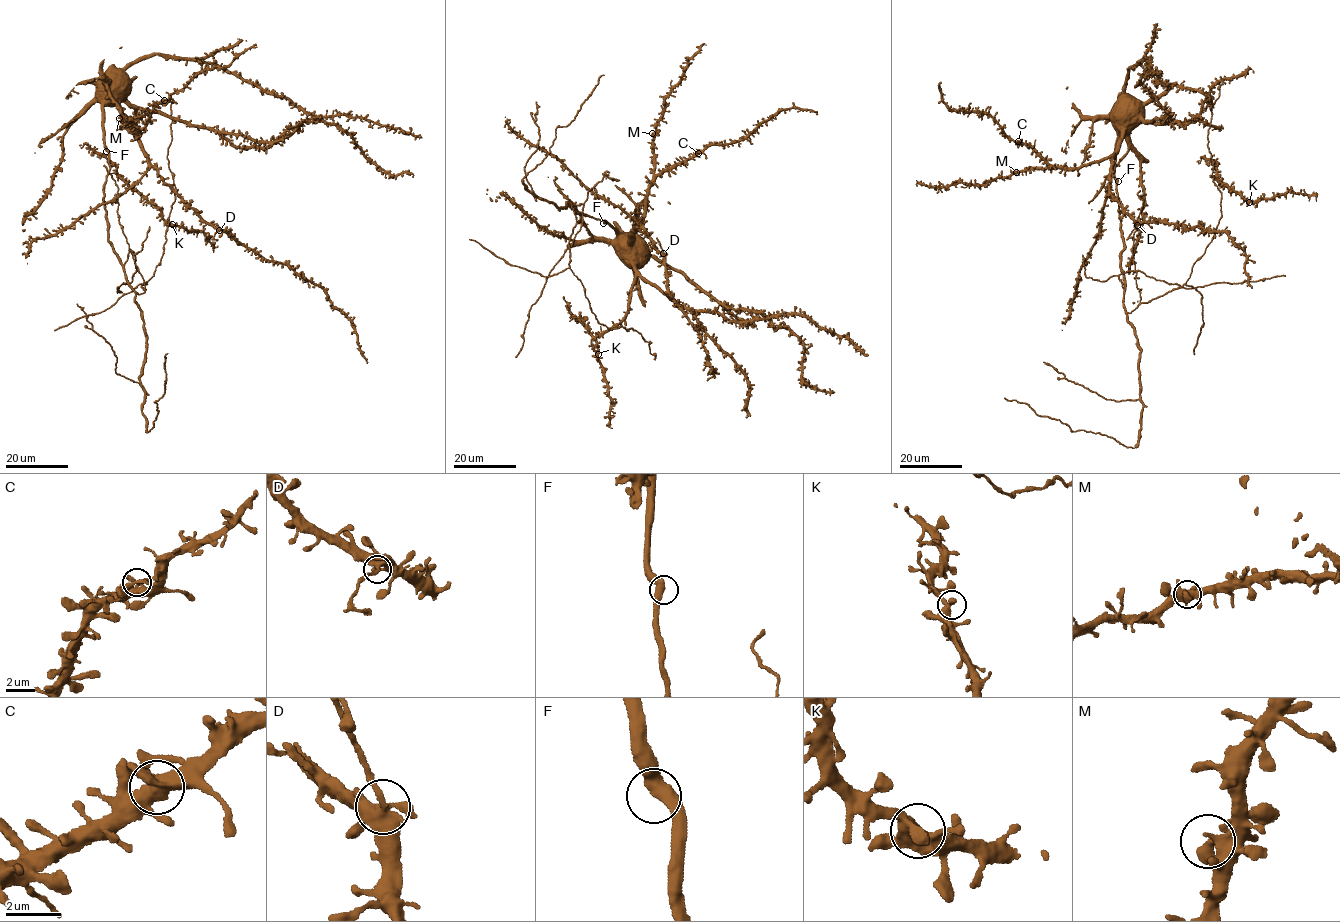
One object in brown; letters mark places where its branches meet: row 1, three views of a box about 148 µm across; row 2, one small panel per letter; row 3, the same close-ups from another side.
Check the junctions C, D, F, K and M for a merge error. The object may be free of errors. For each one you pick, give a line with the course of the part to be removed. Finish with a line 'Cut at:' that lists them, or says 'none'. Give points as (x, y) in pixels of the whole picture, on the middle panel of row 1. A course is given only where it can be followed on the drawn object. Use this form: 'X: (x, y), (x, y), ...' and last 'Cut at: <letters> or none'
Cut at: D

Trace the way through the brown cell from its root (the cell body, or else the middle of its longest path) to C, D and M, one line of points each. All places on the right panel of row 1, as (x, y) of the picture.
C: (1116, 179), (1114, 144), (1121, 131), (1117, 150), (1097, 162), (1079, 167), (1051, 165), (1018, 141)
D: (1116, 179), (1114, 144), (1121, 131), (1108, 186), (1111, 196), (1138, 225)
M: (1116, 179), (1114, 144), (1121, 131), (1117, 150), (1097, 162), (1079, 167), (1016, 172)

